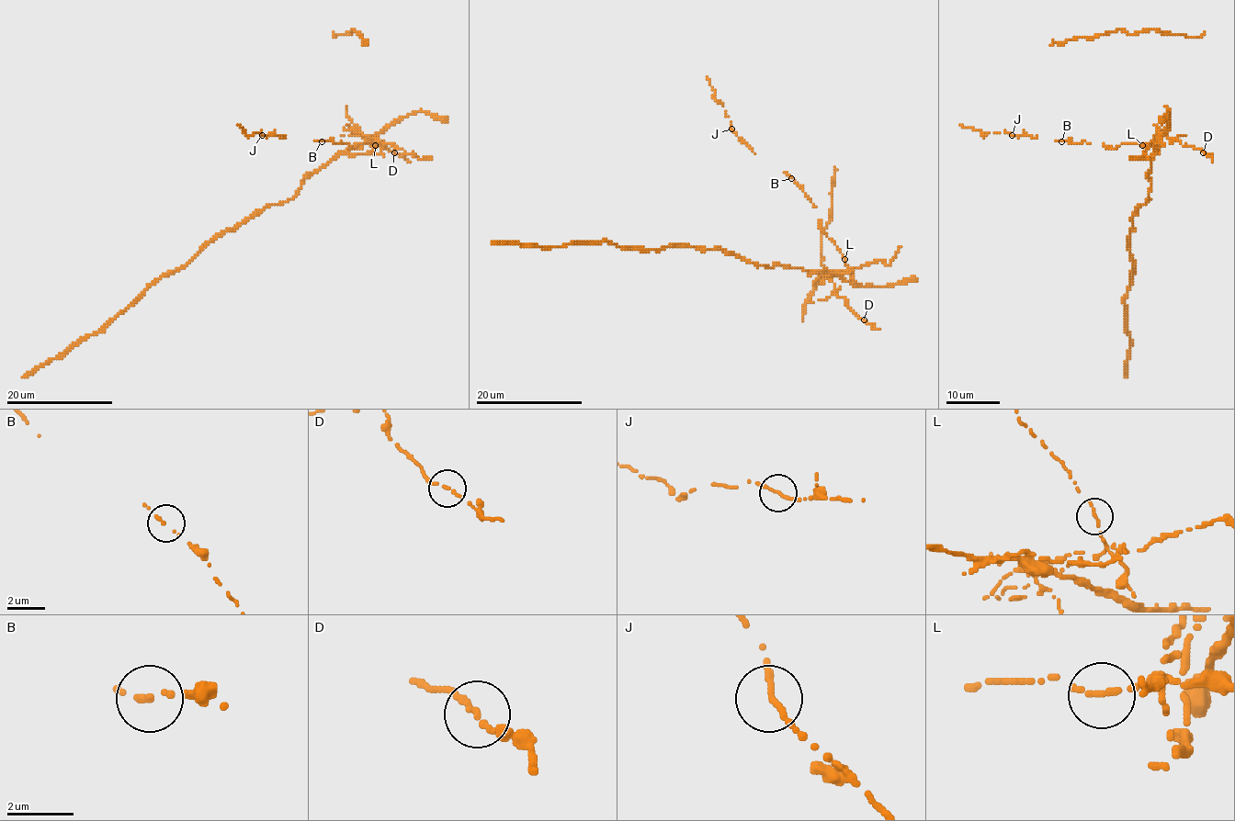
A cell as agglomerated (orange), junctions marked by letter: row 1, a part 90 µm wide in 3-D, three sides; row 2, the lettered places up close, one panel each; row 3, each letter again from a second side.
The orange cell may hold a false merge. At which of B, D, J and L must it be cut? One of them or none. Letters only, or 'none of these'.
D

